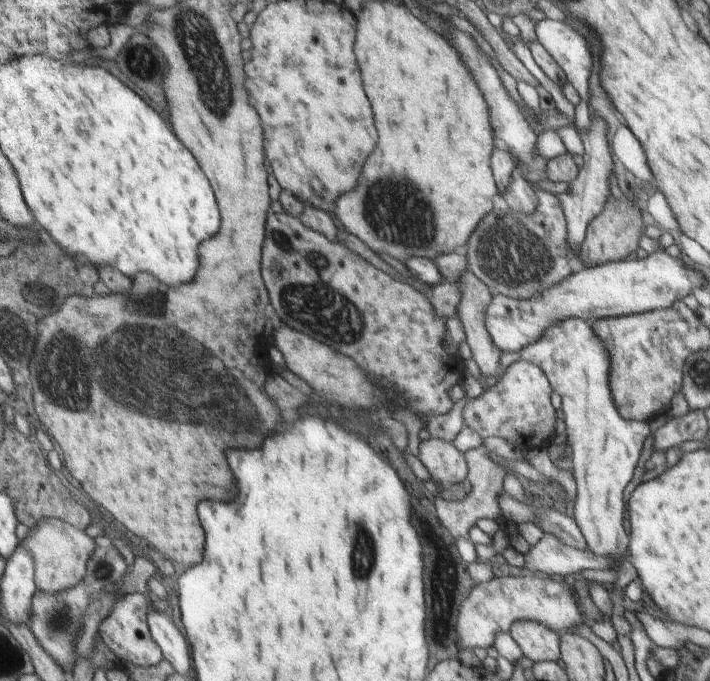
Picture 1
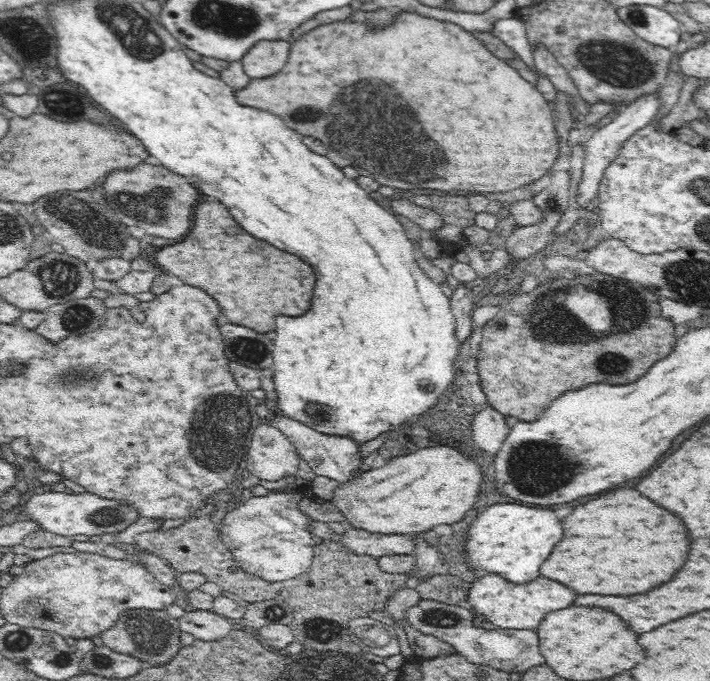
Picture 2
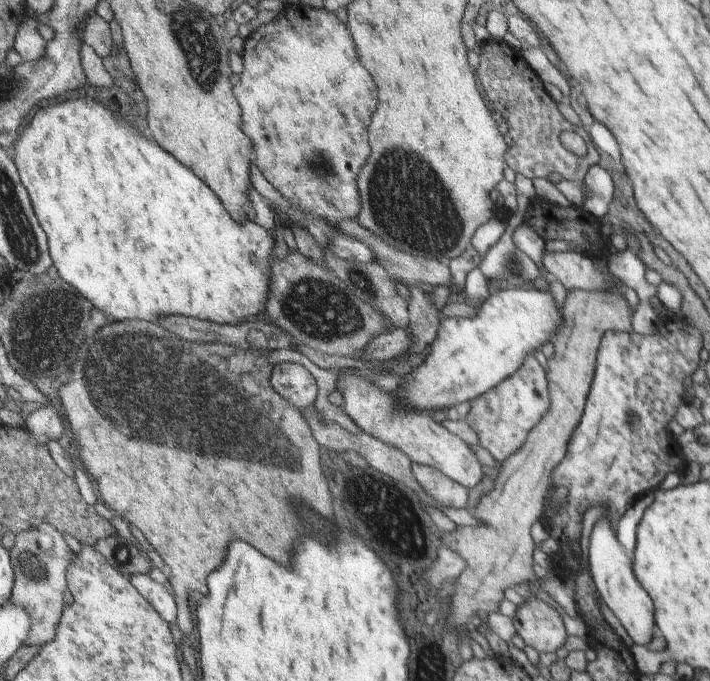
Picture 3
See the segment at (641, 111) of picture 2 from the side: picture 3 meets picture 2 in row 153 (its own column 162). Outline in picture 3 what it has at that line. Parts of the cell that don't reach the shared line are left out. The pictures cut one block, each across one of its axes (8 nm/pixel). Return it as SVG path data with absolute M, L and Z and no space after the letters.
M149 573L133 574L131 577L133 584L137 590L144 594L145 598L156 607L157 612L169 622L169 624L177 624L178 622L178 606L175 597L166 584L155 582Z

